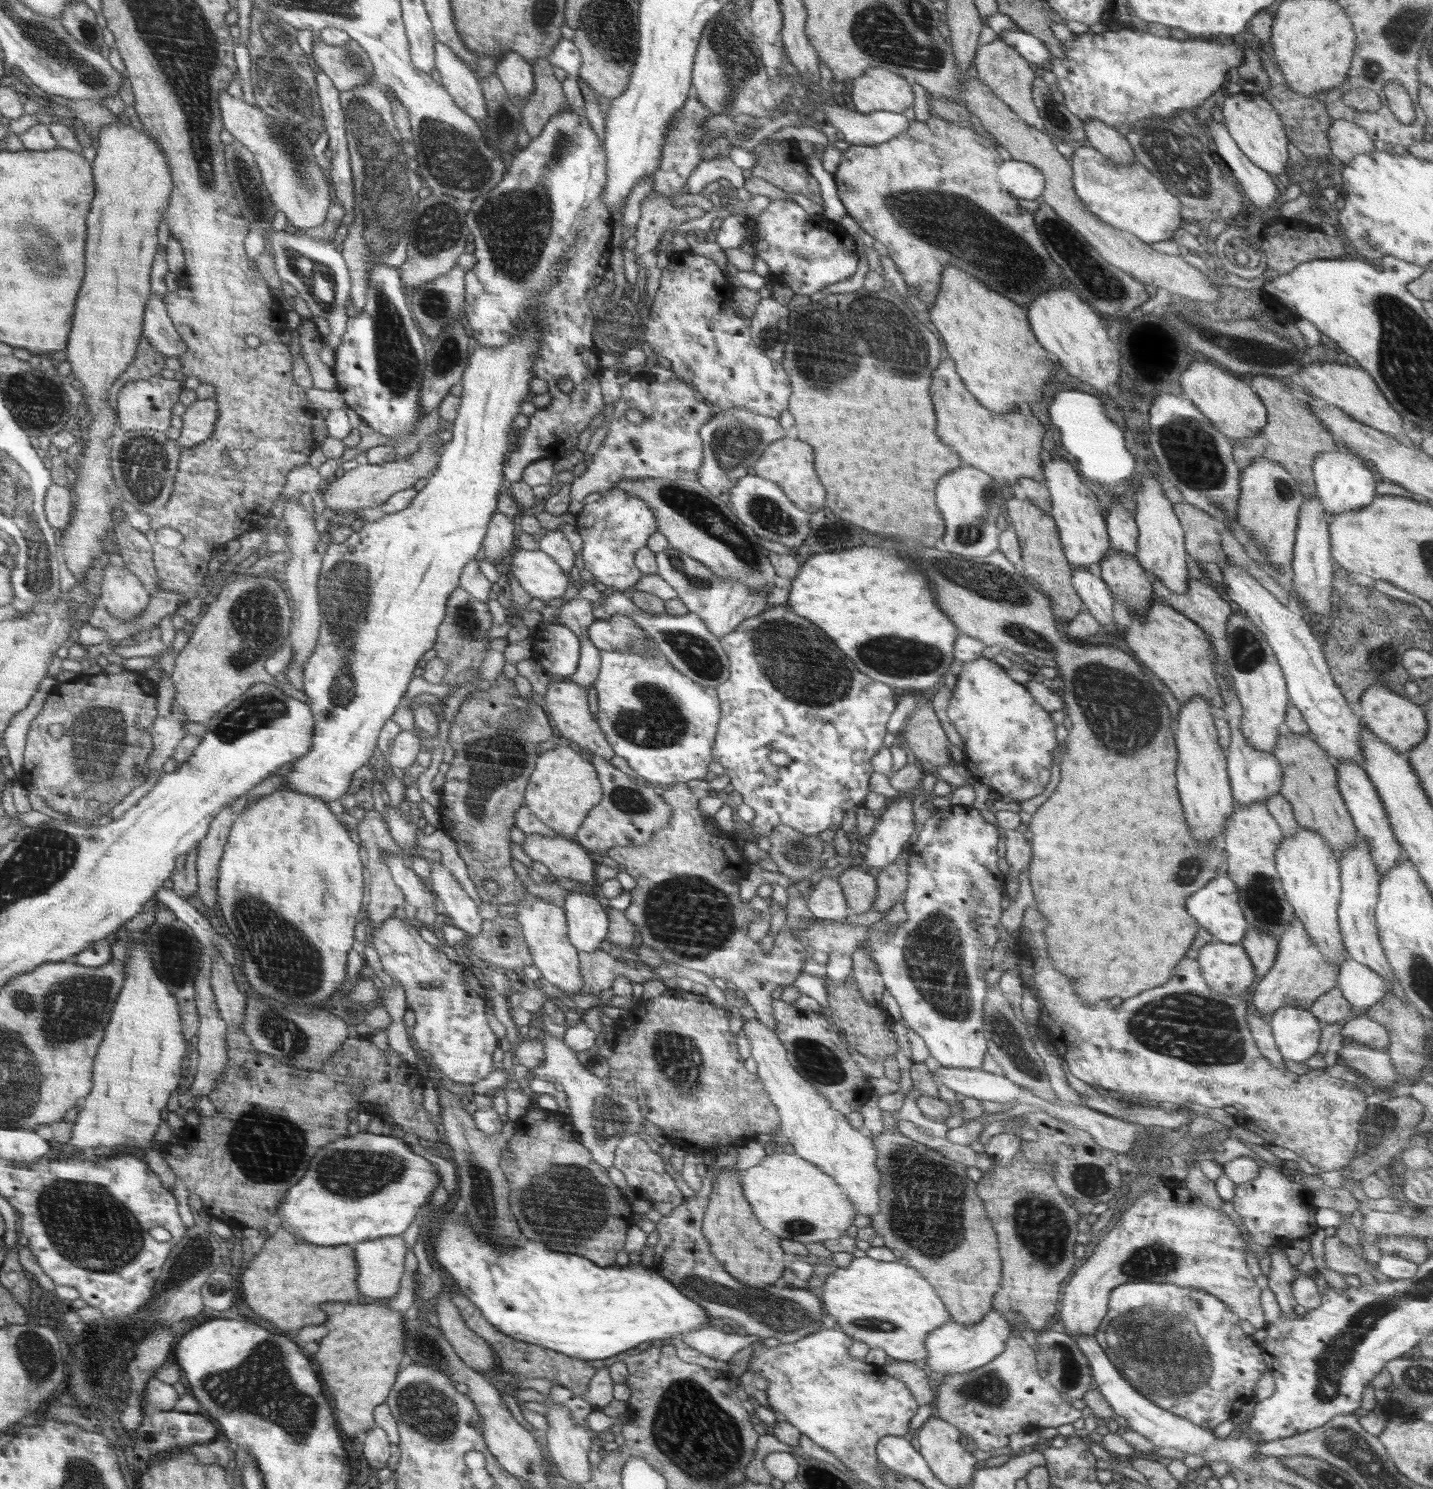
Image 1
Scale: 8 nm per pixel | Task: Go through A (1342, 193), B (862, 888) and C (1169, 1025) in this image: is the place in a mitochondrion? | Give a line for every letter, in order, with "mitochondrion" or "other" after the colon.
A: other
B: other
C: mitochondrion

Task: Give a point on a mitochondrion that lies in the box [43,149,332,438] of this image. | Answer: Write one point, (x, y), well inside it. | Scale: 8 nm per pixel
(251, 196)

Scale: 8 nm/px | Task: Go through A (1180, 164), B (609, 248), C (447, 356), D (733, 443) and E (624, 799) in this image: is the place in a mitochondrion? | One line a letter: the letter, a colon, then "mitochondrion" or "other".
A: mitochondrion
B: other
C: mitochondrion
D: mitochondrion
E: mitochondrion

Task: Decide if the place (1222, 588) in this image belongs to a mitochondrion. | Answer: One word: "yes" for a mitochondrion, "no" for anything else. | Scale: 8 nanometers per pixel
no

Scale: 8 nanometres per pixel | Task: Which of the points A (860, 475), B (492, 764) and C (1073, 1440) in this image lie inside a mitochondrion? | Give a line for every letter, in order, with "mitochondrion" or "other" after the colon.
A: other
B: mitochondrion
C: other

